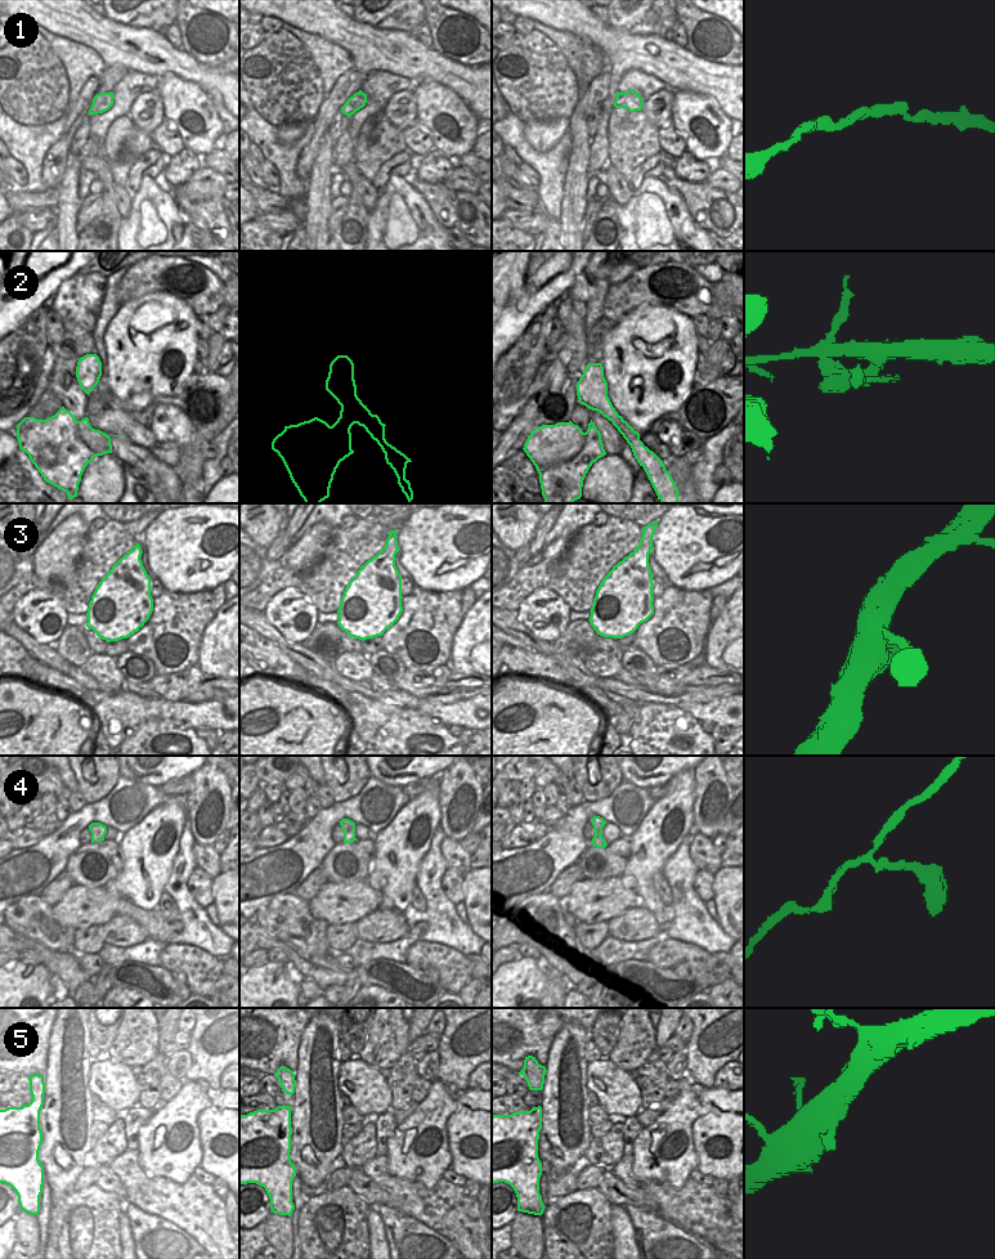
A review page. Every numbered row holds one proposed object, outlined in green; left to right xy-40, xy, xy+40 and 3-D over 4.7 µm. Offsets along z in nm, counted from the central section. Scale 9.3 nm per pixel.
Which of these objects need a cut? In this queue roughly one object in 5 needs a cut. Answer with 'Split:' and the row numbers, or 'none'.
Split: 2

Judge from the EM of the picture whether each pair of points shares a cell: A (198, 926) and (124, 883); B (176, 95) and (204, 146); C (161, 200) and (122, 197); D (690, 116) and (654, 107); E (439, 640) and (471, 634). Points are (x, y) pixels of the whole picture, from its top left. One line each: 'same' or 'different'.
A: different
B: same
C: different
D: different
E: different

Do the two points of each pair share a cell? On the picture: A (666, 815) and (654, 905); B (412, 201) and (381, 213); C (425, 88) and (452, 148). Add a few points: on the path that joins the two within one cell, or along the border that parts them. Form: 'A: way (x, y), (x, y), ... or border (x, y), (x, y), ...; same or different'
A: way (658, 837), (651, 845), (646, 859), (646, 883); same
B: way (402, 192), (393, 192), (382, 202); same
C: way (431, 103), (431, 122), (438, 133); same

